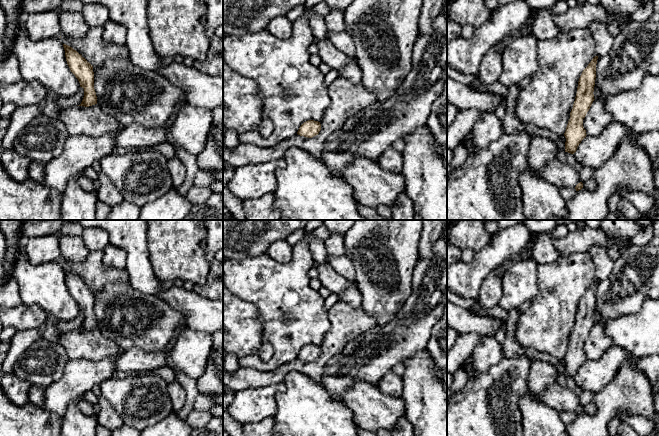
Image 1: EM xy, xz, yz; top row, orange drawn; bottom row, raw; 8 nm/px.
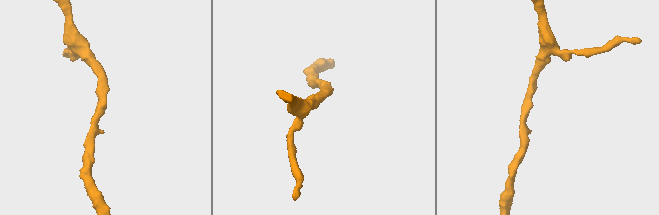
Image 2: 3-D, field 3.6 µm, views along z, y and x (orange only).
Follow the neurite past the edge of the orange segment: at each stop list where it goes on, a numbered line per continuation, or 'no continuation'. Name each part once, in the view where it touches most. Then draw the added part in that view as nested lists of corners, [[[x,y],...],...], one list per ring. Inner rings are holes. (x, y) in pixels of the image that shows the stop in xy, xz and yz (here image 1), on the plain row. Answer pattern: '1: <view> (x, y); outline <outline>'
no continuation

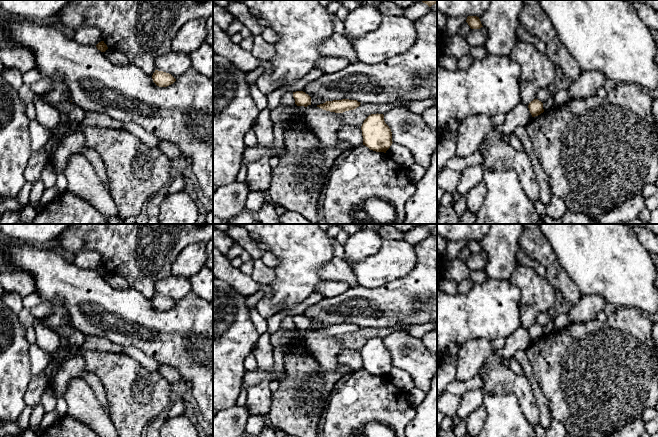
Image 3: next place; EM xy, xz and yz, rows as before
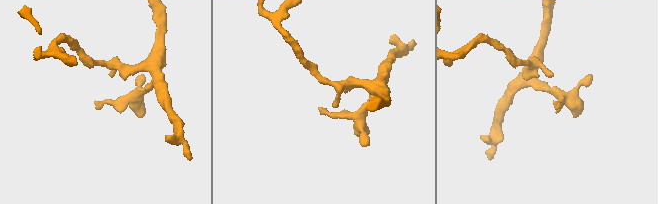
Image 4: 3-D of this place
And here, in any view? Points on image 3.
no continuation

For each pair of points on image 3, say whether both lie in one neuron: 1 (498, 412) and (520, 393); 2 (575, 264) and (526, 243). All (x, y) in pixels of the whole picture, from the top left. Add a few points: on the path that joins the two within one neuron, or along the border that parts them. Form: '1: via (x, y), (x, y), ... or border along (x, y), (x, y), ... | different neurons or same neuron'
1: border along (492, 392), (512, 393), (526, 417) | different neurons
2: border along (544, 236), (560, 266), (569, 276) | different neurons

